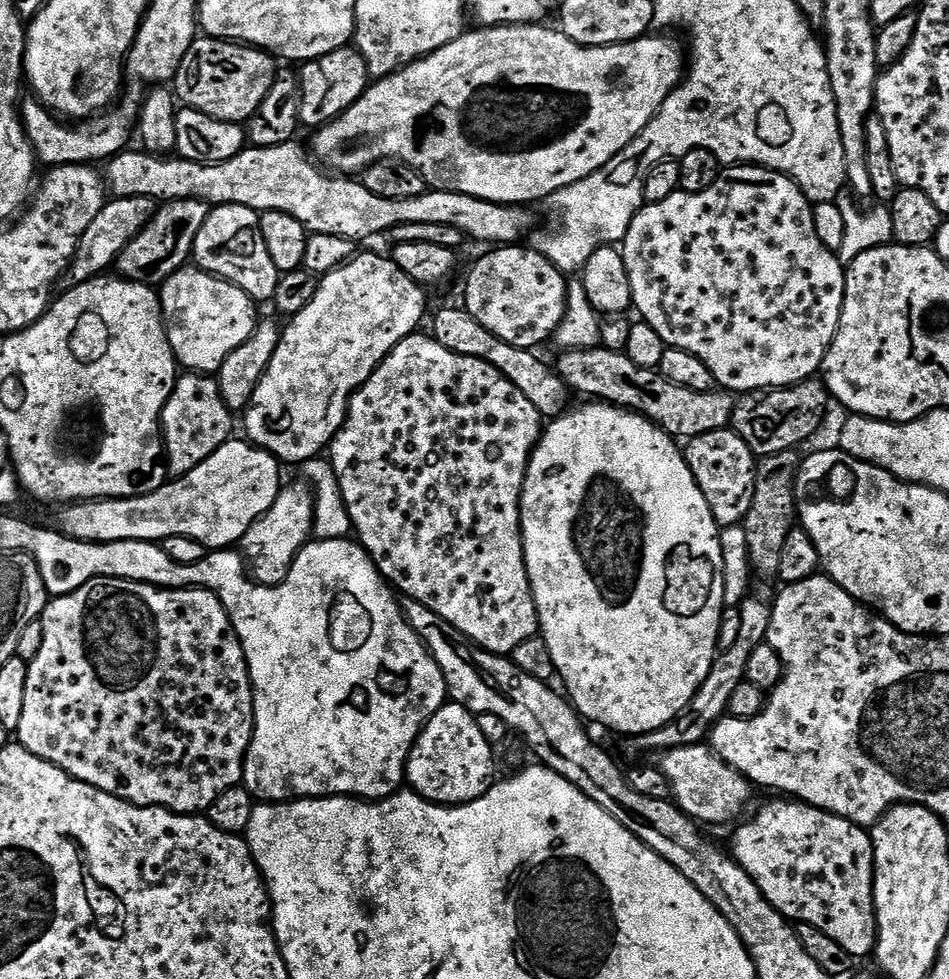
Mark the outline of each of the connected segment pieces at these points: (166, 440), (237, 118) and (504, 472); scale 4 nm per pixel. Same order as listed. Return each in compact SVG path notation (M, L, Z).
M184 374L179 377L160 416L162 443L169 477L179 478L190 474L214 450L233 439L234 413L228 409L220 393L219 379L208 374Z
M198 38L186 50L182 66L178 66L174 95L185 108L193 108L215 120L243 125L262 106L262 98L270 94L277 71L277 61L261 49L231 40Z
M413 334L405 338L377 366L374 374L370 374L364 387L353 392L351 400L348 401L348 416L340 427L340 433L332 439L330 445L334 474L338 474L338 486L342 490L346 510L352 519L355 539L359 547L367 552L374 567L380 571L381 577L390 582L391 587L401 597L422 602L422 606L434 610L438 618L453 624L466 639L474 641L479 648L485 648L487 652L499 656L511 657L512 652L518 650L518 646L522 646L522 642L534 638L540 630L540 619L524 557L524 539L520 529L520 499L532 449L542 435L542 417L538 410L534 410L530 398L526 398L526 394L522 394L522 390L518 390L514 382L498 374L494 366L478 358L454 354L446 350L446 346L437 344L431 335L420 335Z

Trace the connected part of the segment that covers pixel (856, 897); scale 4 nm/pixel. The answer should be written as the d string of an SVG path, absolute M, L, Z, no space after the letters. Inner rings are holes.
M772 798L765 808L756 812L753 820L745 819L732 836L730 855L754 878L758 890L790 922L809 924L834 938L842 950L854 958L871 957L876 951L876 907L874 906L874 878L876 864L872 861L870 836L859 824L833 816L820 808L811 808L795 798Z

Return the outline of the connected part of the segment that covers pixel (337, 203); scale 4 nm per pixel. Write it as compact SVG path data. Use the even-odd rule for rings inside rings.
M296 142L273 148L248 146L221 164L199 164L143 150L132 151L125 150L107 161L106 184L113 197L150 198L157 202L200 200L209 206L237 204L259 213L281 212L298 218L309 233L330 234L357 242L379 232L391 233L398 226L417 224L452 226L469 241L481 240L488 244L484 246L512 246L523 241L520 239L524 235L525 239L534 228L527 207L495 204L457 192L426 190L418 198L378 198L378 194L370 194L359 179L329 174L311 163L308 165Z

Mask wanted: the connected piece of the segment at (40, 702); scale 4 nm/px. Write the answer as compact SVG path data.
M94 576L78 590L49 599L39 621L42 626L42 650L38 650L29 663L22 722L14 733L18 743L30 750L30 754L128 804L139 808L168 808L172 812L185 814L207 813L218 794L226 794L226 790L237 787L243 781L244 759L252 746L252 679L242 642L222 602L213 592L195 586L139 584L123 576Z

